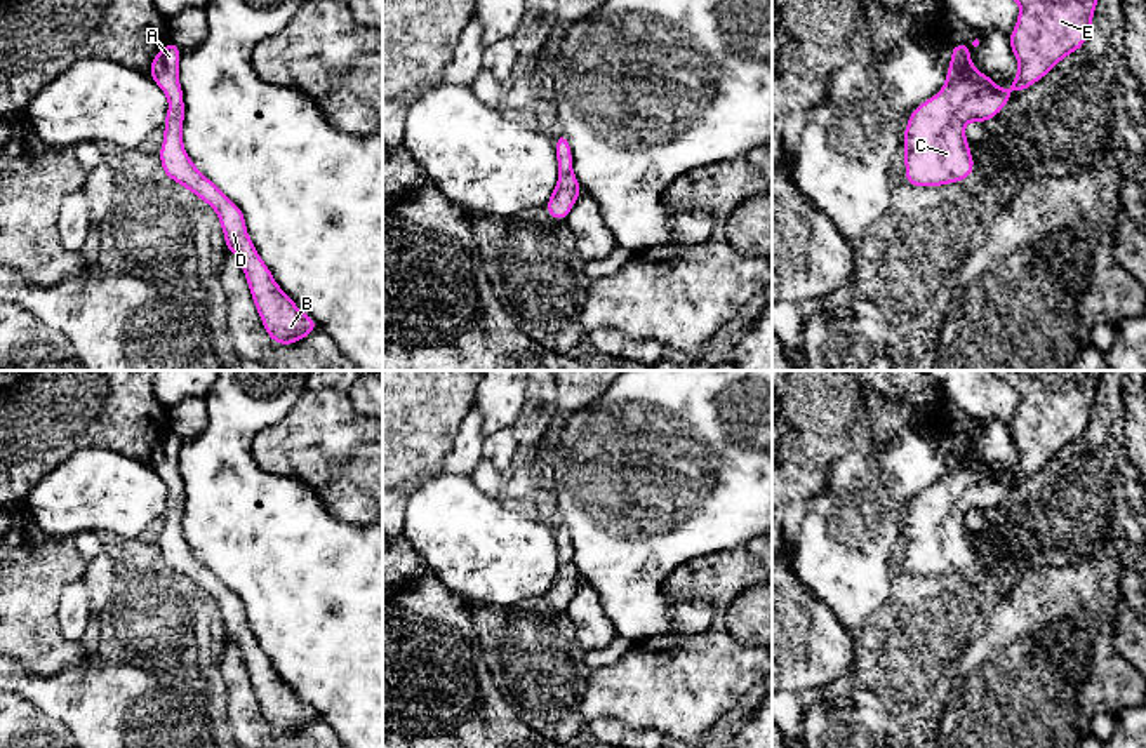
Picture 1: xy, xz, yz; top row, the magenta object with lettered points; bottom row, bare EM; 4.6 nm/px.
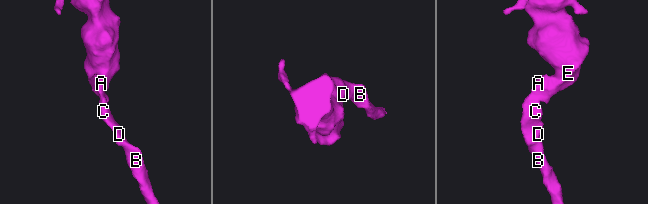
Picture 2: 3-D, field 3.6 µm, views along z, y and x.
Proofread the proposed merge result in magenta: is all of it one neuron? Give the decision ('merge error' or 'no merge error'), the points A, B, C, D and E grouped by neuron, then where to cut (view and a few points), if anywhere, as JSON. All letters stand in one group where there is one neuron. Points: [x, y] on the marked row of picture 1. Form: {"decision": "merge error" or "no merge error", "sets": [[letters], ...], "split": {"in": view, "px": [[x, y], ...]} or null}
{"decision": "no merge error", "sets": [["A", "B", "C", "D", "E"]], "split": null}

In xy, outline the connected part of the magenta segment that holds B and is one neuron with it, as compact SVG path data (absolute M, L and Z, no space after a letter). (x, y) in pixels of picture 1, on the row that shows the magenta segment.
M170 40L155 54L148 71L169 99L169 111L163 124L165 137L160 148L162 170L217 212L226 250L233 252L242 264L268 336L277 344L296 344L318 327L316 322L301 311L292 297L278 287L270 268L249 238L240 207L195 167L183 146L184 101L179 85L179 57L181 50Z

